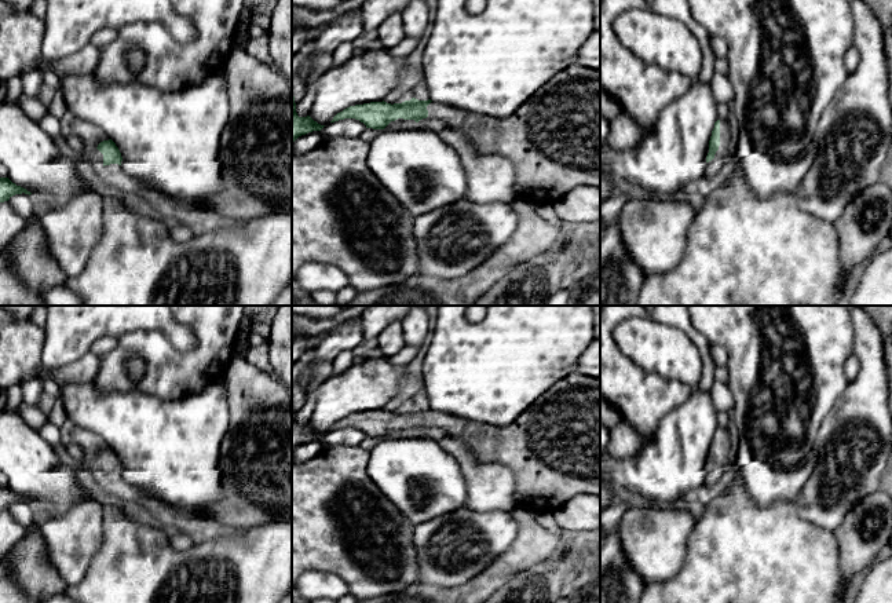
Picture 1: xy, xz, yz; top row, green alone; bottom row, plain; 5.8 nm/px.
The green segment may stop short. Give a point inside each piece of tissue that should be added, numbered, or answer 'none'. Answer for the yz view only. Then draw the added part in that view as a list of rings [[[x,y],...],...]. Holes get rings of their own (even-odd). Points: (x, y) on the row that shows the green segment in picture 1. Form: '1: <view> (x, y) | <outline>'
1: yz (721, 154) | [[[720,120],[720,146],[714,154],[714,158],[709,161],[706,165],[705,171],[706,178],[714,176],[723,168],[723,165],[730,160],[728,157],[730,139],[731,139],[730,125],[727,121]]]

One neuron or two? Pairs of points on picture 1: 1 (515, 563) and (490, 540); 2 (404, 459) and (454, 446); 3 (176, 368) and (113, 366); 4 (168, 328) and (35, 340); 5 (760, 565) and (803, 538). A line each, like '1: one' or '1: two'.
1: two
2: two
3: one
4: two
5: one

